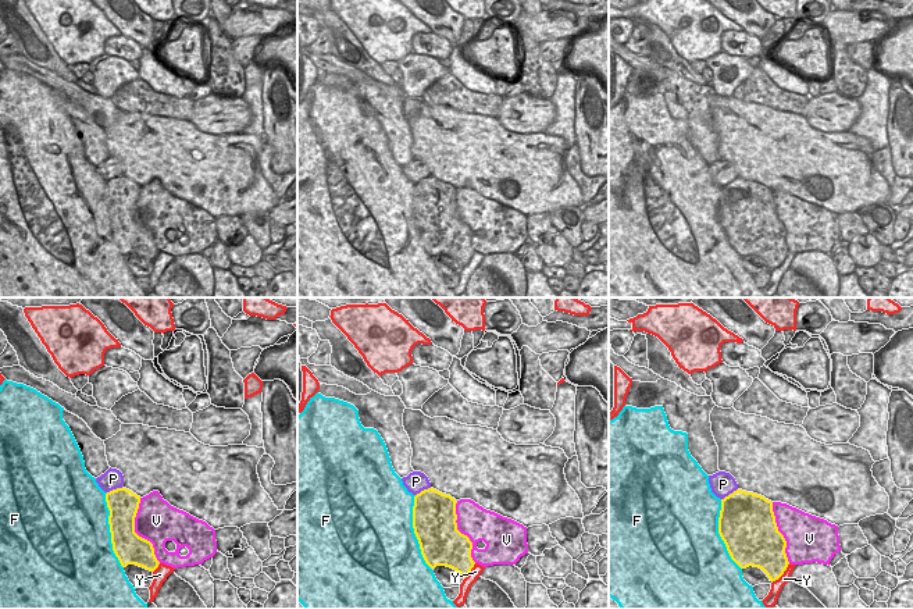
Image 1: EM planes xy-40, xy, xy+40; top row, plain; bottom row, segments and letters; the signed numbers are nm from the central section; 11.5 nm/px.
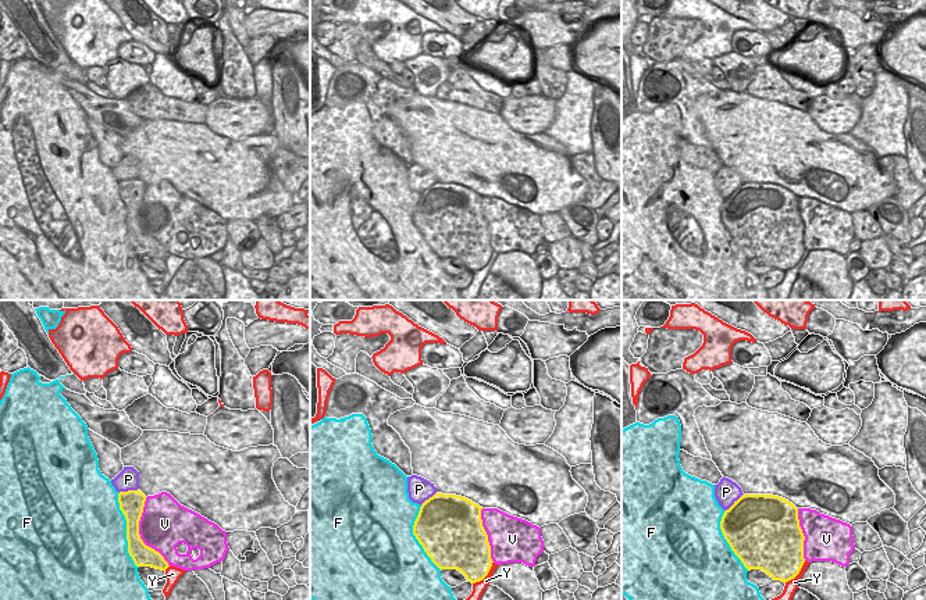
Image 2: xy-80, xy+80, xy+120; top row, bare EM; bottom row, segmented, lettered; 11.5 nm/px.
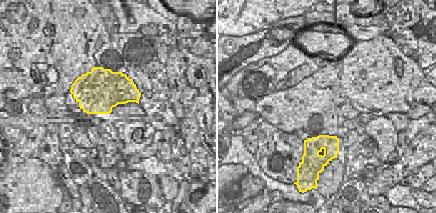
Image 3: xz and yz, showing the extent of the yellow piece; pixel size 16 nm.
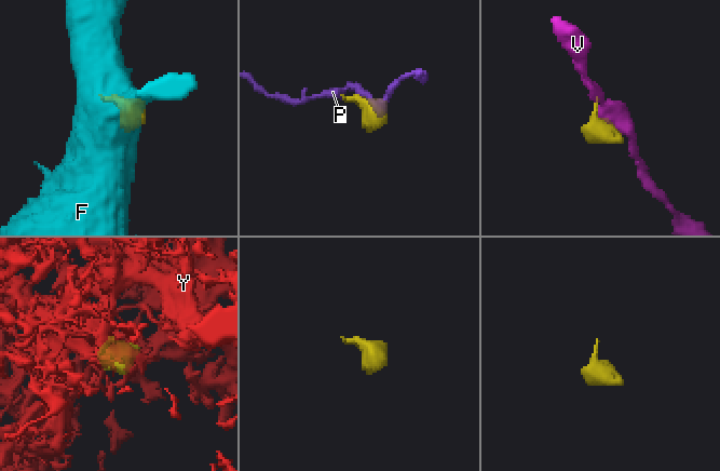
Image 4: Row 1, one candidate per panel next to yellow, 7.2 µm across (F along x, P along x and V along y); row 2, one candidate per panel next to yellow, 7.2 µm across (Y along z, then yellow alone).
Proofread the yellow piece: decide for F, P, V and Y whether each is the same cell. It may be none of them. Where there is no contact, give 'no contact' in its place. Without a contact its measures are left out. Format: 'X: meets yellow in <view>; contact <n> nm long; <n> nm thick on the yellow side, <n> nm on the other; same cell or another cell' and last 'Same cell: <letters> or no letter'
F: meets yellow in xy-40; contact 900 nm long; 340 nm thick on the yellow side, 480 nm on the other; another cell
P: meets yellow in xy+40; contact 240 nm long; 480 nm thick on the yellow side, 280 nm on the other; same cell
V: meets yellow in xy-40; contact 800 nm long; 360 nm thick on the yellow side, 440 nm on the other; another cell
Y: meets yellow in xy+40; contact 300 nm long; 360 nm thick on the yellow side, 130 nm on the other; another cell
Same cell: P

